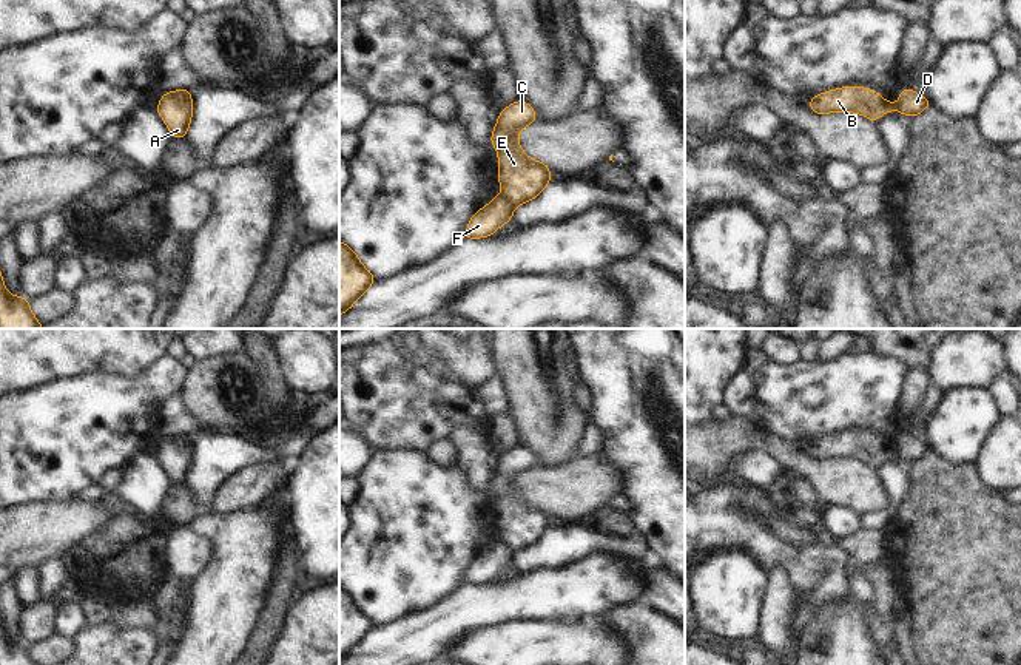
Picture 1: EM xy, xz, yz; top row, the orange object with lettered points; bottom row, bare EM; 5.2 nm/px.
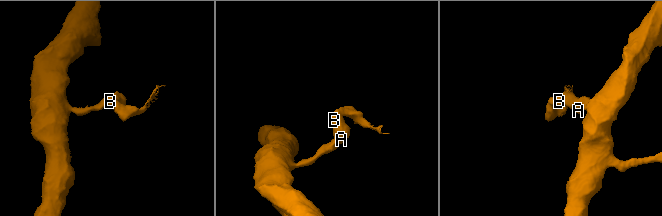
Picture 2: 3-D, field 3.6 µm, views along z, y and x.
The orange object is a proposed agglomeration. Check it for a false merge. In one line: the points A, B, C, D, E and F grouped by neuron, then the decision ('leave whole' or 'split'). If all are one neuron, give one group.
groups A B C E / D F; split

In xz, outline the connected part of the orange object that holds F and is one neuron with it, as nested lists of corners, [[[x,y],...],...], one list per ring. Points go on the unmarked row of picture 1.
[[[503,540],[478,555],[469,566],[464,585],[492,582],[500,572],[512,566],[514,551]]]

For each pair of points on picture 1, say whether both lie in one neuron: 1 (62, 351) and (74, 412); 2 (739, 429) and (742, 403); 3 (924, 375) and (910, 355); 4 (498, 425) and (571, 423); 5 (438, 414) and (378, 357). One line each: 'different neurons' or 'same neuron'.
1: different neurons
2: different neurons
3: different neurons
4: different neurons
5: same neuron

